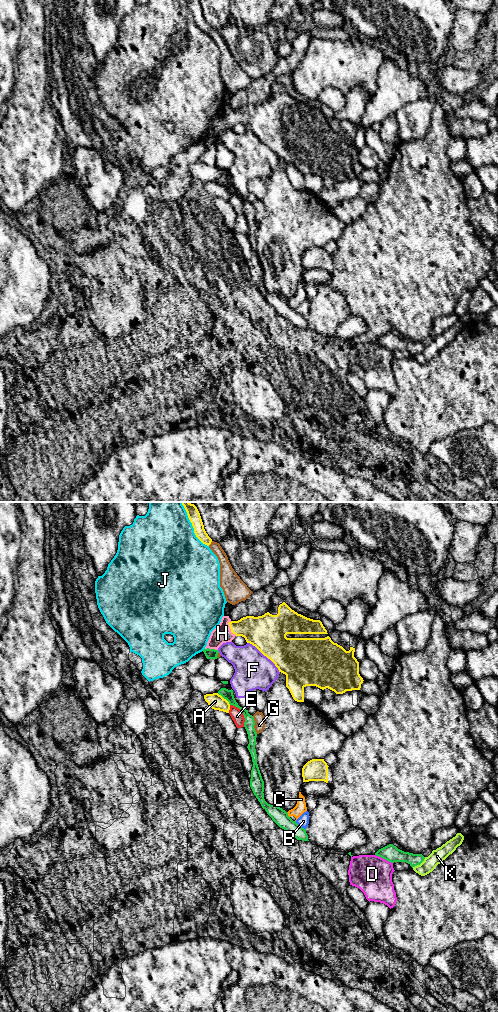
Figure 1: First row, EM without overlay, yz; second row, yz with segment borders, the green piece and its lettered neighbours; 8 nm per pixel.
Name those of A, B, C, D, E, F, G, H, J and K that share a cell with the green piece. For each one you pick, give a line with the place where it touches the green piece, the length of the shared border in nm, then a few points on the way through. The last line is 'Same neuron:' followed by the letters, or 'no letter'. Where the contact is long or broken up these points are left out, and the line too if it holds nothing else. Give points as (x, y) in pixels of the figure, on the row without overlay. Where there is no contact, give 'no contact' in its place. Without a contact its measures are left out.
Same neuron: no letter

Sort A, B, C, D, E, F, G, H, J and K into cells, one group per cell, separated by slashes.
A H / B / C G / D / E / F / J / K

